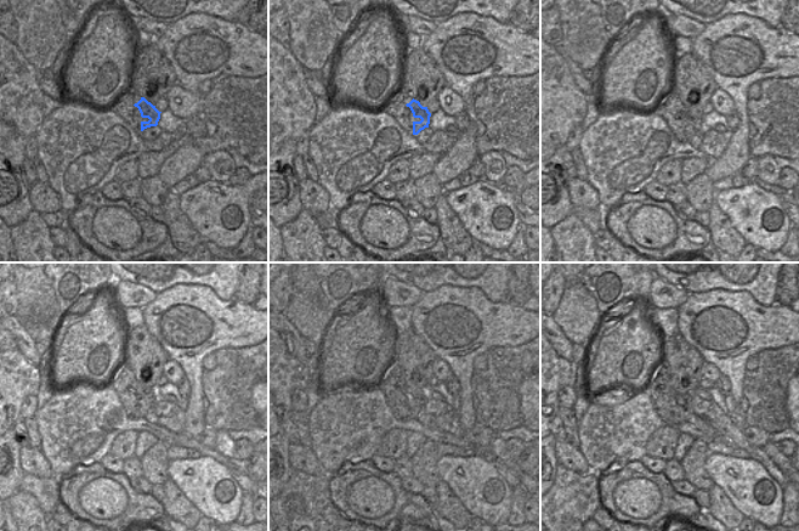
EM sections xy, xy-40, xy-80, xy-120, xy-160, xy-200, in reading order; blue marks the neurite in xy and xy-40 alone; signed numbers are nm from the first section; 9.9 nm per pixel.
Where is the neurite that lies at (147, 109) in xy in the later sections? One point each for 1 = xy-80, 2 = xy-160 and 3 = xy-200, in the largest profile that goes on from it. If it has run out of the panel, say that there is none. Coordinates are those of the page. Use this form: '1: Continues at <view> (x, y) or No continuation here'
1: Continues at xy-80 (695, 125)
2: Continues at xy-160 (419, 399)
3: Continues at xy-200 (686, 411)

